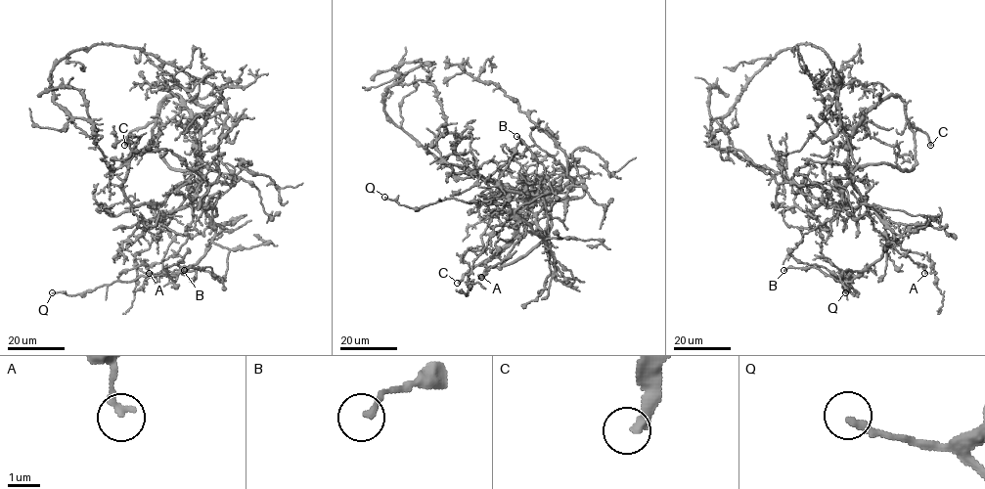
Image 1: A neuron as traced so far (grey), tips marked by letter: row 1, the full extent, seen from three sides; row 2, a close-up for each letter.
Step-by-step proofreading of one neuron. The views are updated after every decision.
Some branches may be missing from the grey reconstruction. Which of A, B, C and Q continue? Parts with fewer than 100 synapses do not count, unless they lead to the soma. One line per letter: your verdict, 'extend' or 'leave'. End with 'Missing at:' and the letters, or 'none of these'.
A: leave
B: leave
C: extend
Q: leave
Missing at: C

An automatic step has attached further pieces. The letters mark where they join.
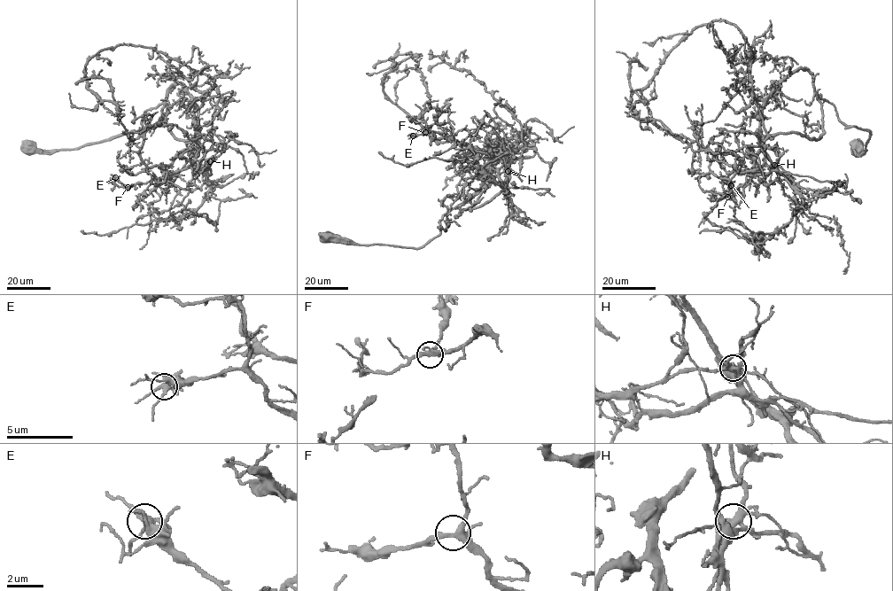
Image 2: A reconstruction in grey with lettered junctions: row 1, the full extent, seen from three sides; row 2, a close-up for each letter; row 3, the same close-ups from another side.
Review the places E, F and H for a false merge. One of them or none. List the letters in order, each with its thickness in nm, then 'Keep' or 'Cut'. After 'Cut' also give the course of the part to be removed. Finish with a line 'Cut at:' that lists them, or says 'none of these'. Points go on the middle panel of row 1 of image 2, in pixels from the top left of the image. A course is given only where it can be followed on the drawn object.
E: Thickness 320 nm. Keep
F: Thickness 280 nm. Keep
H: Thickness 400 nm. Cut. Course of the part to remove: (508, 170), (502, 183), (509, 194), (506, 184)
Cut at: H

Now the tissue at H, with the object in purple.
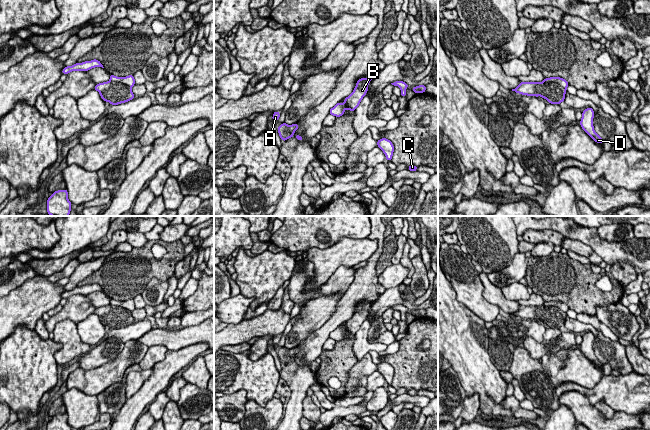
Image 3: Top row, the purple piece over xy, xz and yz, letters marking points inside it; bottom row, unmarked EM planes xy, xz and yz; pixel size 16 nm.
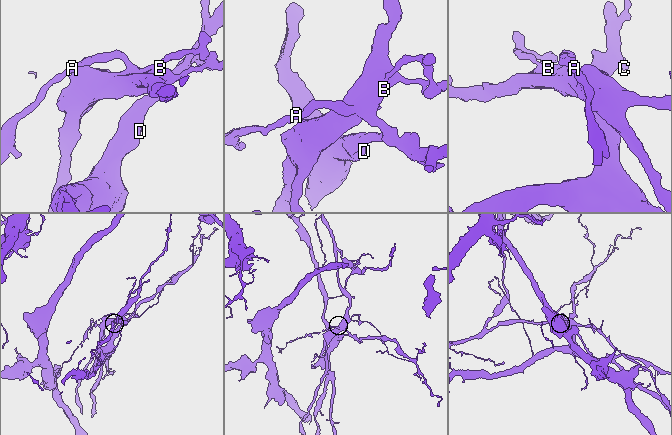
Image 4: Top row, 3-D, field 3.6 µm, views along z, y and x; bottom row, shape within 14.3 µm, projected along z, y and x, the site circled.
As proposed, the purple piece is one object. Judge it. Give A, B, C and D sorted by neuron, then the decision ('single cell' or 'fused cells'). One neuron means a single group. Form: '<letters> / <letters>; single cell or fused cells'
A C D / B; fused cells

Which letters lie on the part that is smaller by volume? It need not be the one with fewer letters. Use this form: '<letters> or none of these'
B

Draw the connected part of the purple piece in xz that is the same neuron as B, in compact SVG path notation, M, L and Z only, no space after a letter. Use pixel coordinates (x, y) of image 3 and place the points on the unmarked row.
M361 302L356 306L356 311L353 316L344 323L343 334L355 335L360 329L361 324L368 316L368 309L373 302Z

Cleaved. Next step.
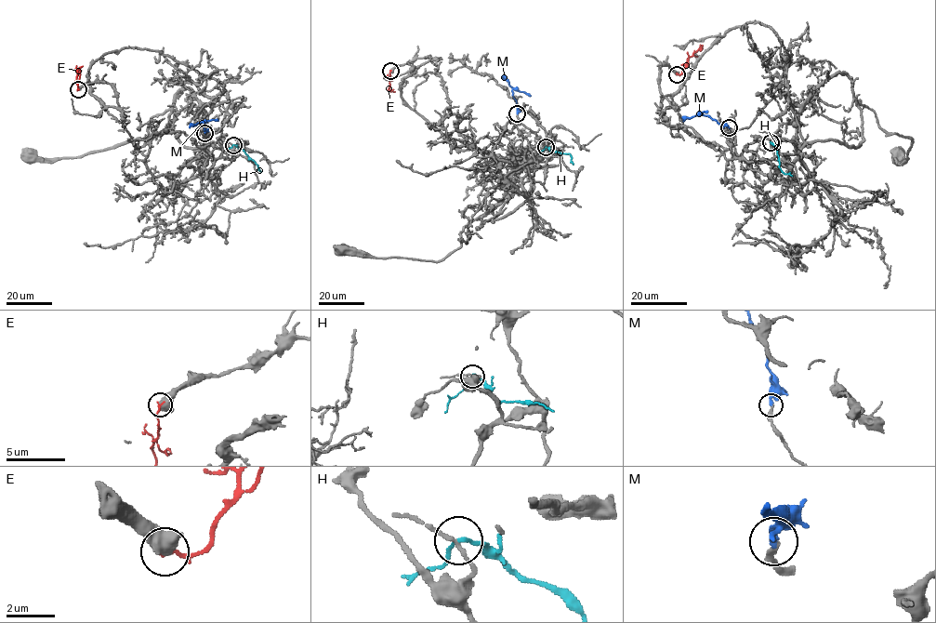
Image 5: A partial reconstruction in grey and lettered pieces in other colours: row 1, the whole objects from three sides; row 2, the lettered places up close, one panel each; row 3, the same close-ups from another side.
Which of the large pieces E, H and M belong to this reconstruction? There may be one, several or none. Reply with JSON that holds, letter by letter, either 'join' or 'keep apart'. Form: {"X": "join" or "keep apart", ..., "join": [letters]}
{"E": "keep apart", "H": "keep apart", "M": "join", "join": ["M"]}

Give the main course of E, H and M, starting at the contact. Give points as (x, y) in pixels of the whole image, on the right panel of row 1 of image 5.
E: (677, 73), (681, 73), (687, 59), (702, 45)
H: (771, 142), (776, 147), (779, 167), (793, 176)
M: (729, 127), (707, 115), (699, 114), (707, 112)

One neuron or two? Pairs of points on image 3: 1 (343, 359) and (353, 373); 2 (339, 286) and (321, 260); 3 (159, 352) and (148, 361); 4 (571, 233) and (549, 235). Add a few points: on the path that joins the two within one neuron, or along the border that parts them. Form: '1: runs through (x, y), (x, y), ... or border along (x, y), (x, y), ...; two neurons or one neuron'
1: border along (358, 361), (348, 371), (345, 391); two neurons
2: border along (352, 266), (339, 266), (330, 278), (319, 287); two neurons
3: runs through (156, 353), (151, 358); one neuron
4: border along (538, 230), (555, 230), (565, 237); two neurons

